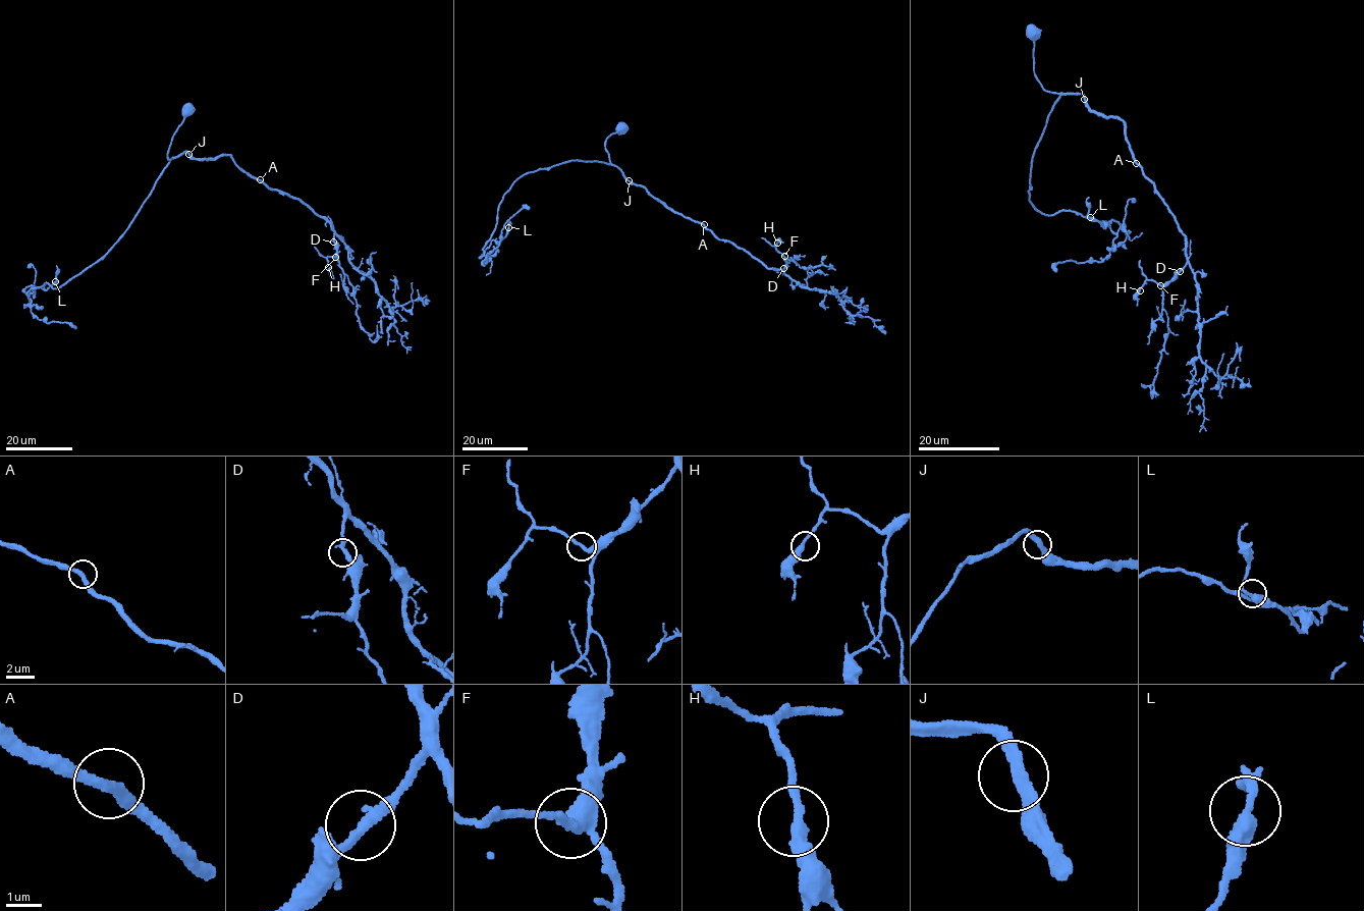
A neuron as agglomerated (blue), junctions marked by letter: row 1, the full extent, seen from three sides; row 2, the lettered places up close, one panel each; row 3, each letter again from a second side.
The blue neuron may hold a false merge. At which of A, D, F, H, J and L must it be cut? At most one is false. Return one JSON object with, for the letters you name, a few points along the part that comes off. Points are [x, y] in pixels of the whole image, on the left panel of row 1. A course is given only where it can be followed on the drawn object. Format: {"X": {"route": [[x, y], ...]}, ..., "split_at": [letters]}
{"split_at": []}

